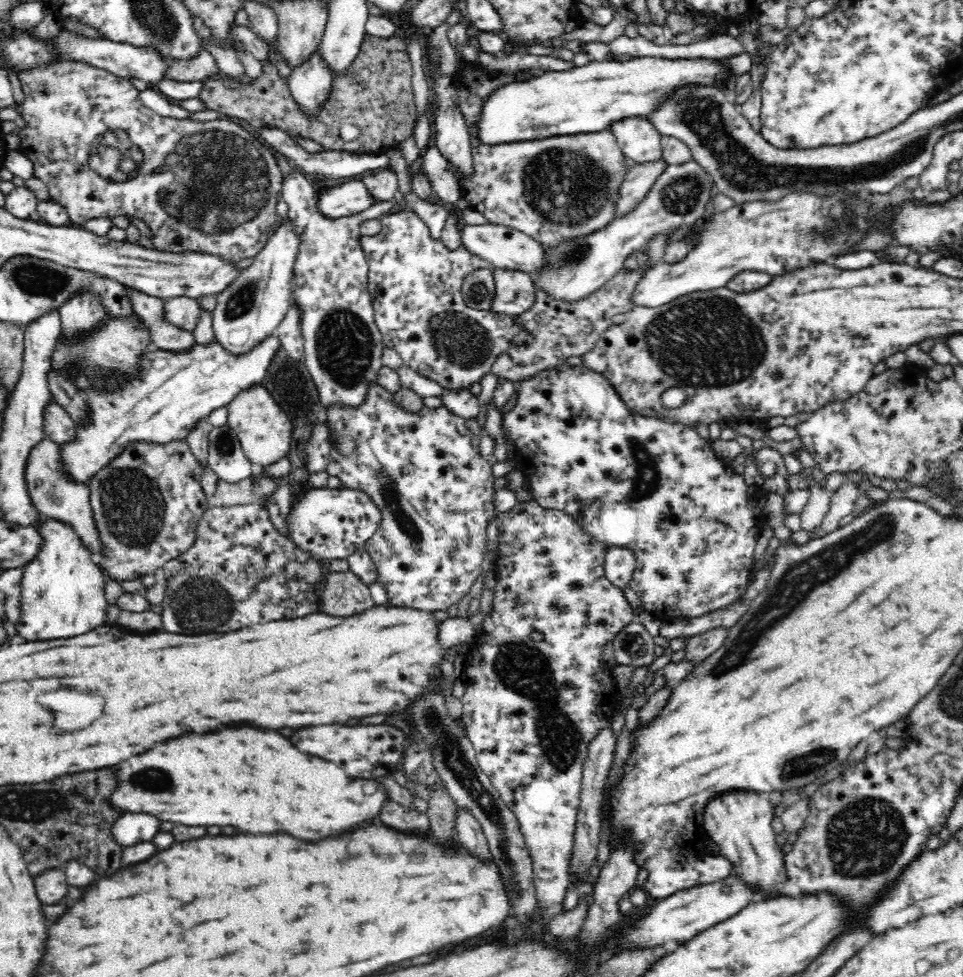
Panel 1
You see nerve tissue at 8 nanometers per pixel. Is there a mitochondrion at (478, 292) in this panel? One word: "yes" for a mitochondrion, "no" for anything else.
yes

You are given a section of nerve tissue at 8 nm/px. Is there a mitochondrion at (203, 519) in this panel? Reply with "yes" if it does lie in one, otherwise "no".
no

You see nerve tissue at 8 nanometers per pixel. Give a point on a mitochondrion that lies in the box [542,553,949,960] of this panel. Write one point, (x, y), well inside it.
(864, 839)

